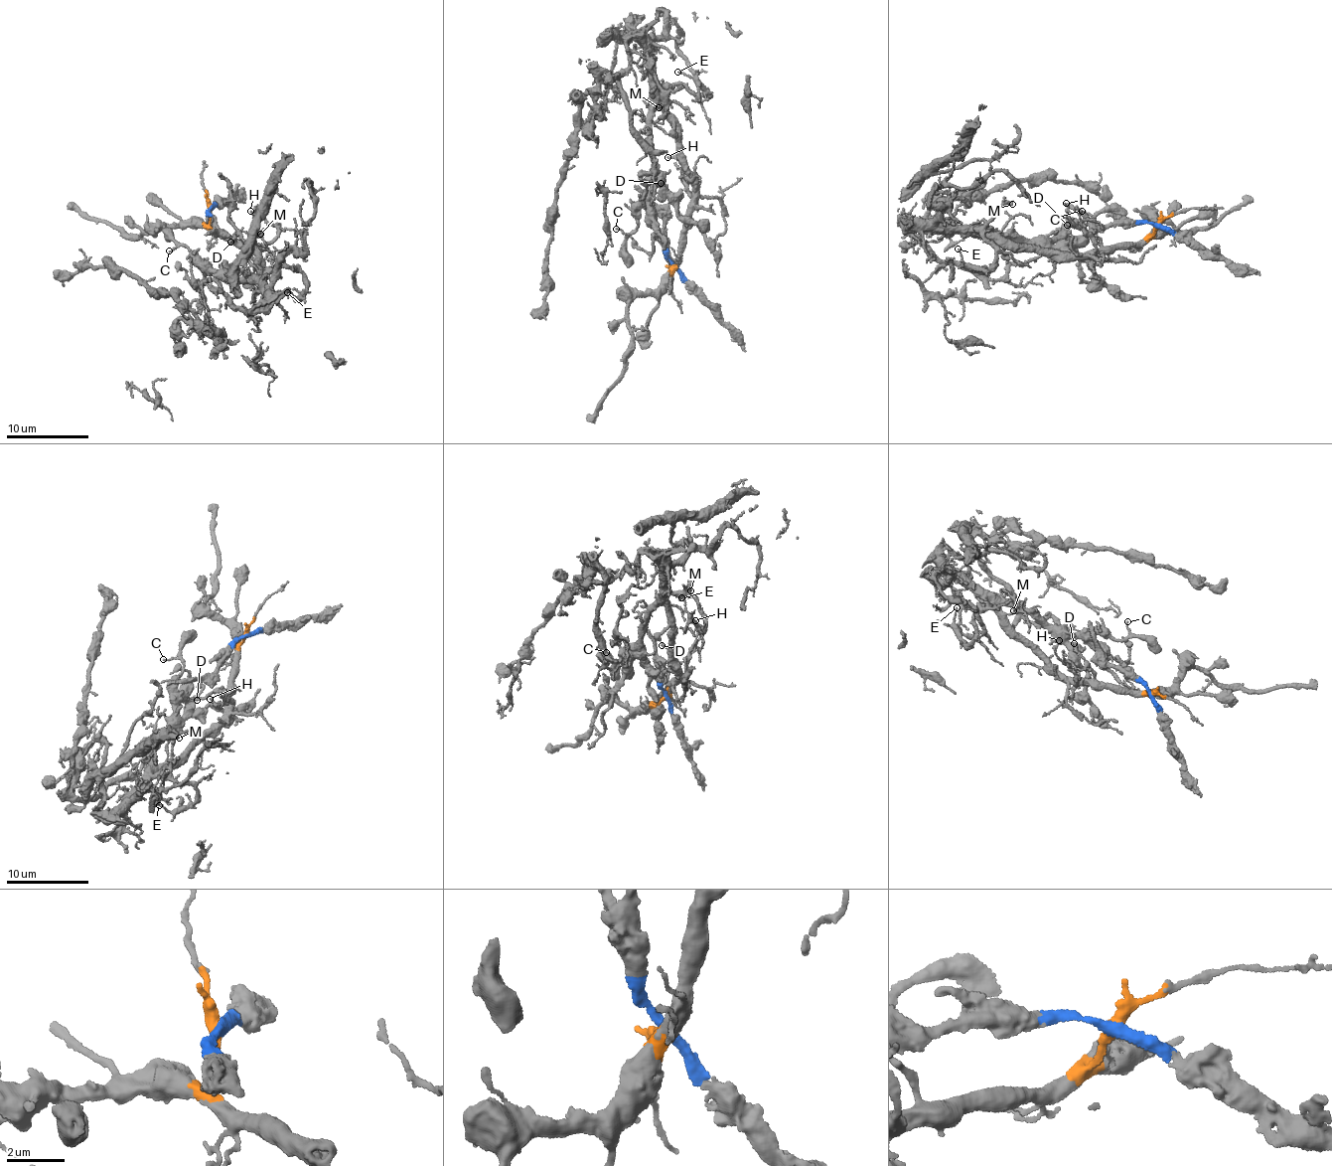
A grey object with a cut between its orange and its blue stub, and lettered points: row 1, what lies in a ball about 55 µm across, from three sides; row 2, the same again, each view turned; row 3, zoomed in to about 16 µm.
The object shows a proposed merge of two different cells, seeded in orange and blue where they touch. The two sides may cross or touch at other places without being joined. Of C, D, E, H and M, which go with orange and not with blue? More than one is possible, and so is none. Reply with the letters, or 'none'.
C, D, E, H, M

